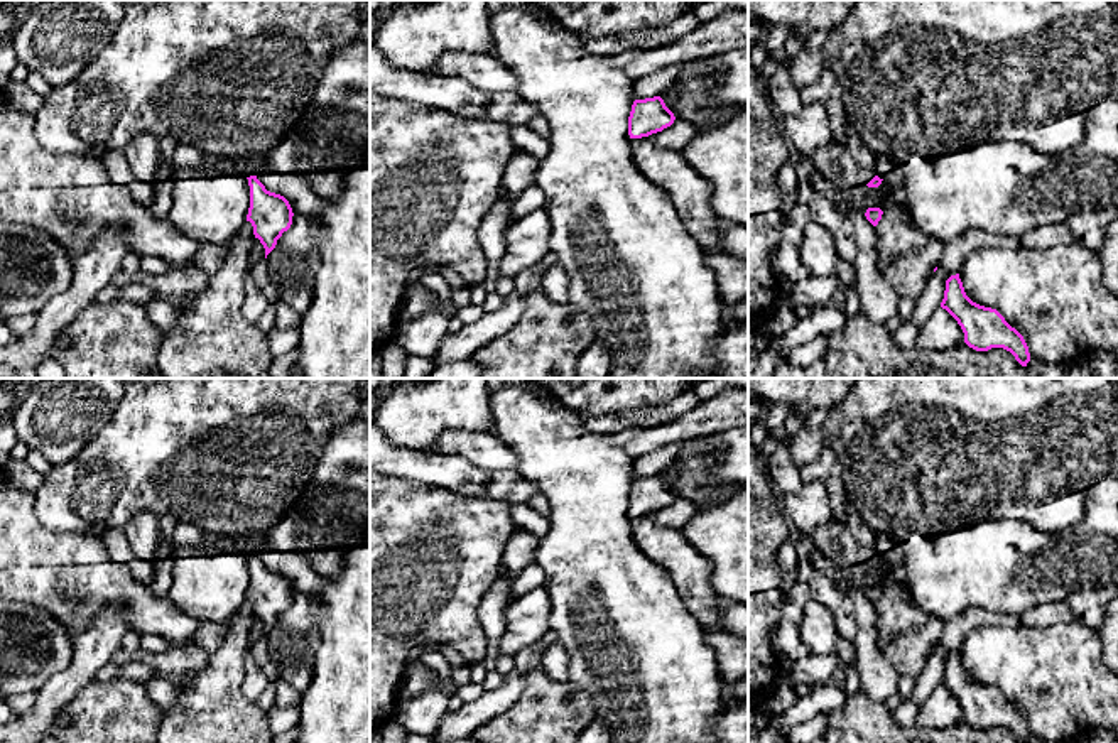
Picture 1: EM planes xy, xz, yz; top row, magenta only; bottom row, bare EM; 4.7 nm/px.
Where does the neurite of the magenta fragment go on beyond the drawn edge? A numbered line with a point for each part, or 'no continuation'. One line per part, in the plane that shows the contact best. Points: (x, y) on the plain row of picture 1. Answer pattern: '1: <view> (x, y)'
1: yz (833, 539)

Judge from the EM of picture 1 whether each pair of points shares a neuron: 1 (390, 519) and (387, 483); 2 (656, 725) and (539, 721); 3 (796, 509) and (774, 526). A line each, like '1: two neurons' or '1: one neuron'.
1: one neuron
2: two neurons
3: two neurons

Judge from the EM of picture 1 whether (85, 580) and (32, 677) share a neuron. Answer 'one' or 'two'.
two

